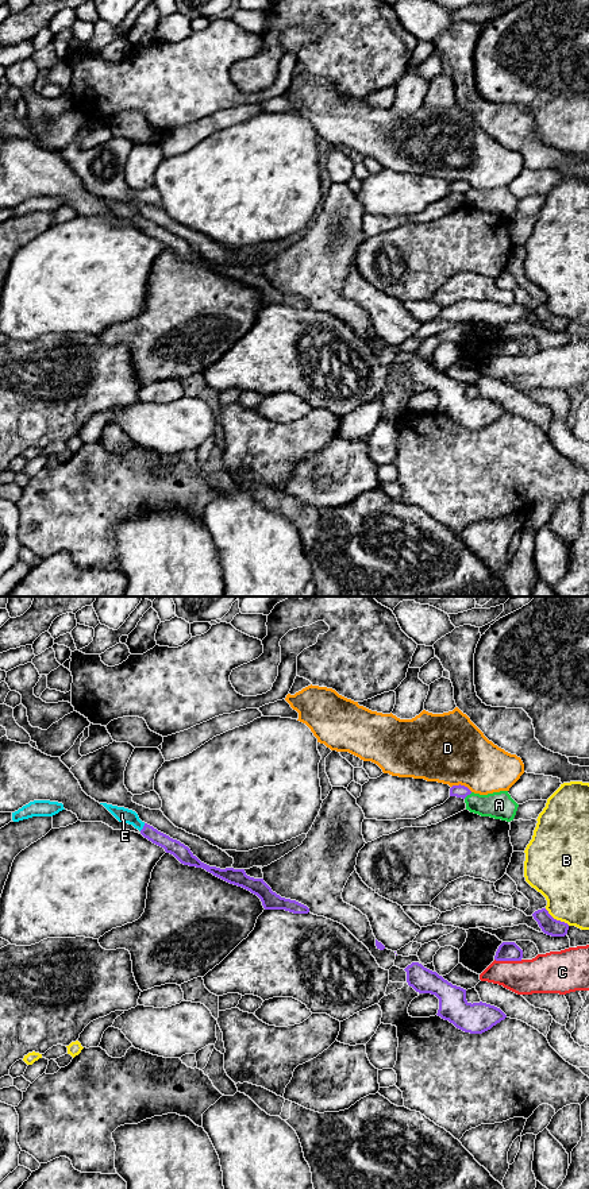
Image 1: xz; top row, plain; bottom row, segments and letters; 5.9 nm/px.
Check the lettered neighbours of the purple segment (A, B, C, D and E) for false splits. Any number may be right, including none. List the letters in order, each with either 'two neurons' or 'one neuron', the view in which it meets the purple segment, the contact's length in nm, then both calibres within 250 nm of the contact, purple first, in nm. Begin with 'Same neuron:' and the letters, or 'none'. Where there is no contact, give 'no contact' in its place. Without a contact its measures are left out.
Same neuron: E
A: two neurons | xz | 70 nm | 80/160 nm
B: two neurons | xz | 180 nm | 110/300 nm
C: two neurons | xz | 170 nm | 110/240 nm
D: two neurons | xz | 130 nm | 80/420 nm
E: one neuron | xz | 60 nm | 90/90 nm

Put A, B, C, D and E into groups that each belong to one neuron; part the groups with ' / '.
A / B / C / D / E

